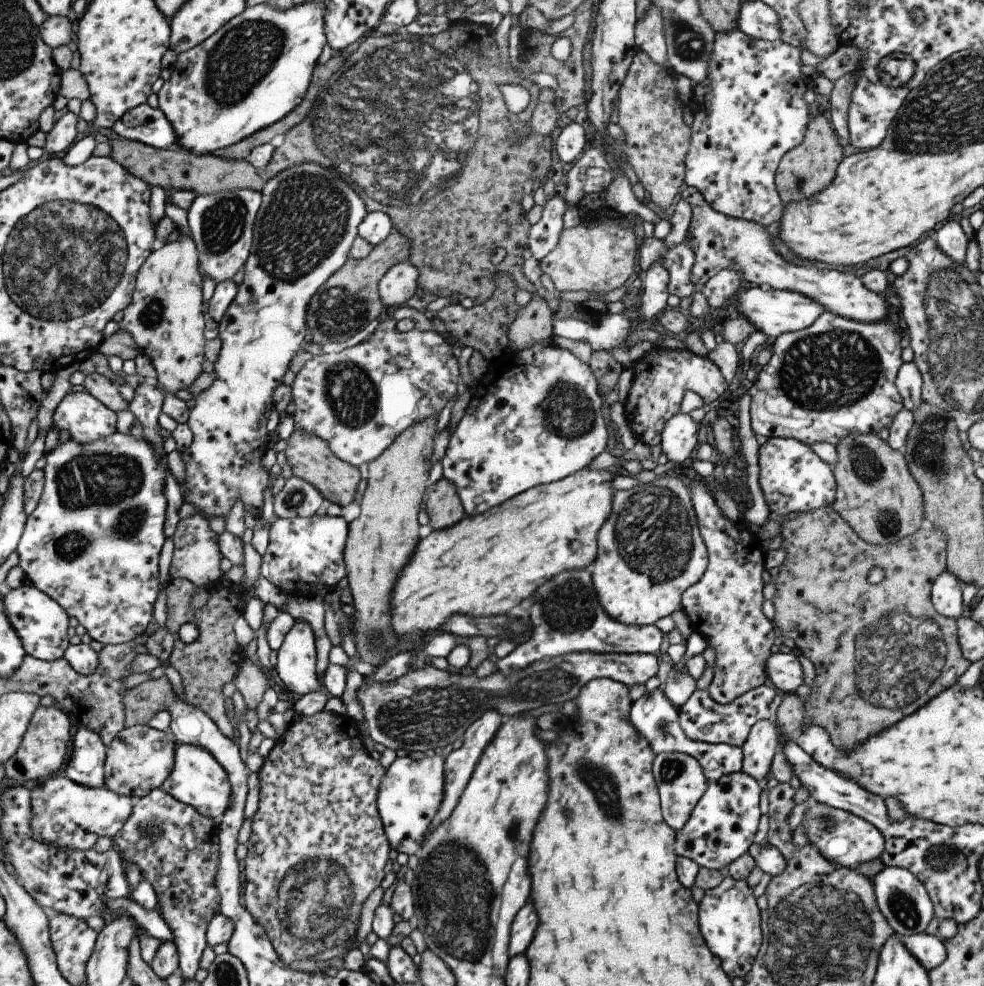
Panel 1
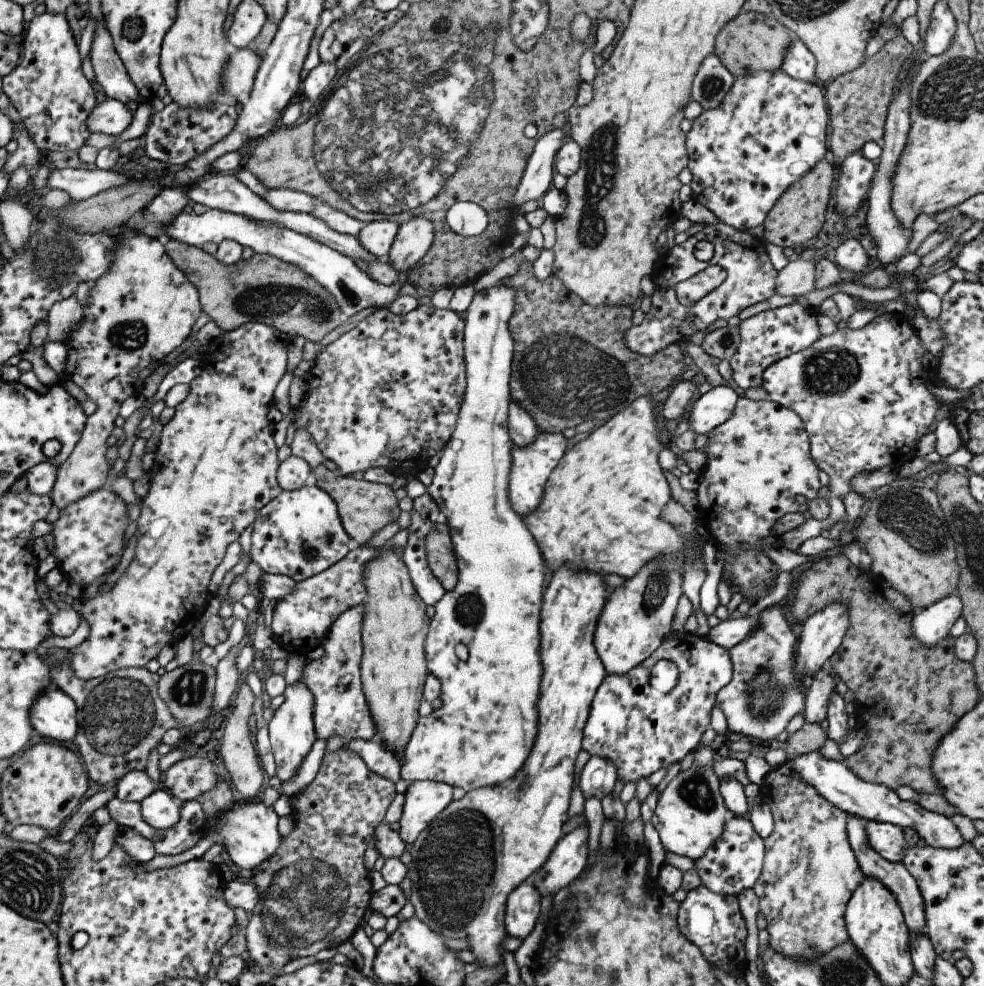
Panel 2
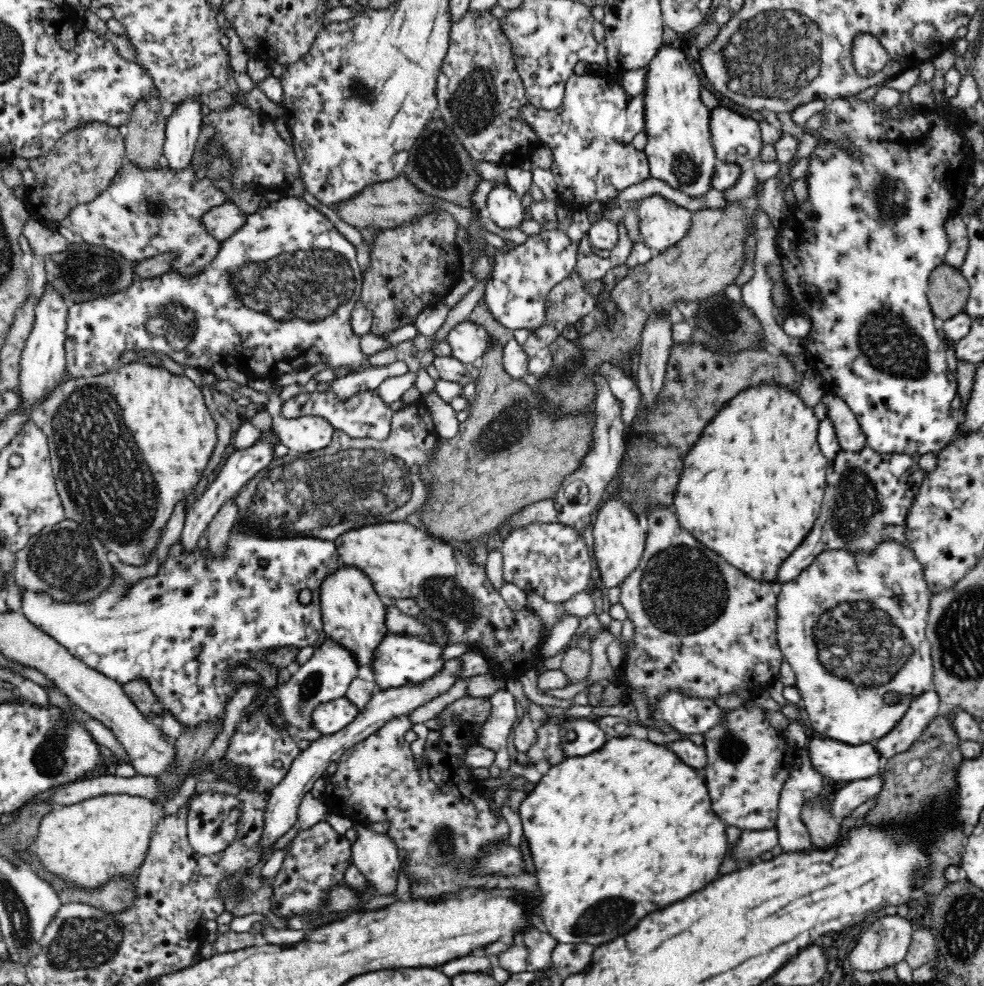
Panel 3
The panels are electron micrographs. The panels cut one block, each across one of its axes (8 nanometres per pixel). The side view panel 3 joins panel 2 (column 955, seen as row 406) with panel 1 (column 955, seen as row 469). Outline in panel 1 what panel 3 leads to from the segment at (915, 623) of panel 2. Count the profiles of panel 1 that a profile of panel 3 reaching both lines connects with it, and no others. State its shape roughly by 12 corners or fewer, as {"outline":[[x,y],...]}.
{"outline":[[944,570],[932,584],[938,614],[962,614],[963,583]]}

